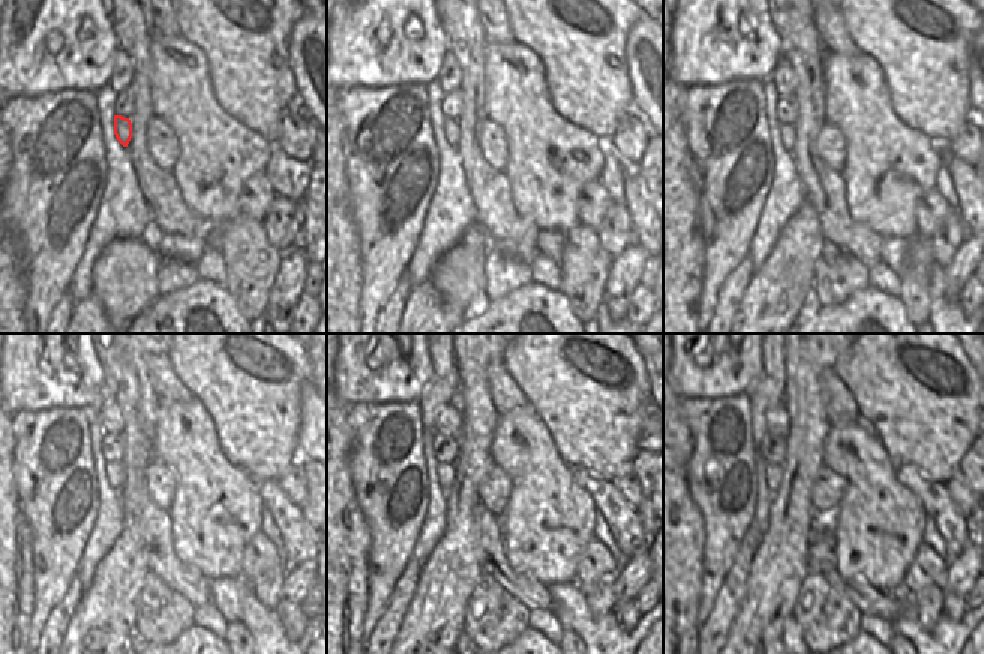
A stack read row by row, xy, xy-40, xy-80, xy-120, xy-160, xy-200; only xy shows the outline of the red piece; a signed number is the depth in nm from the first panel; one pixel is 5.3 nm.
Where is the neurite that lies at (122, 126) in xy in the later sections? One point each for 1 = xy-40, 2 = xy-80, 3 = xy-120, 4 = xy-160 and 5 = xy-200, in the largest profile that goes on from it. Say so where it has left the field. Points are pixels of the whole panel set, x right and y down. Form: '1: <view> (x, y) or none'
1: xy-40 (450, 128)
2: xy-80 (786, 131)
3: xy-120 (114, 471)
4: xy-160 (447, 474)
5: xy-200 (779, 468)

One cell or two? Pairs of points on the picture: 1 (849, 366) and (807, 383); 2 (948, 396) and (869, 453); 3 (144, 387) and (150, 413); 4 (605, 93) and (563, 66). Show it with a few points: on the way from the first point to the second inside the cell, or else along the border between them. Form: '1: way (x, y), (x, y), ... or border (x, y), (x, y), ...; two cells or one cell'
1: border (849, 348), (833, 366); two cells
2: border (857, 422), (878, 438), (896, 464); two cells
3: way (146, 393), (147, 407); one cell
4: way (594, 87), (573, 66); one cell

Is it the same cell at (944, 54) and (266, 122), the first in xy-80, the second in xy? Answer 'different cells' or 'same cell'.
same cell

